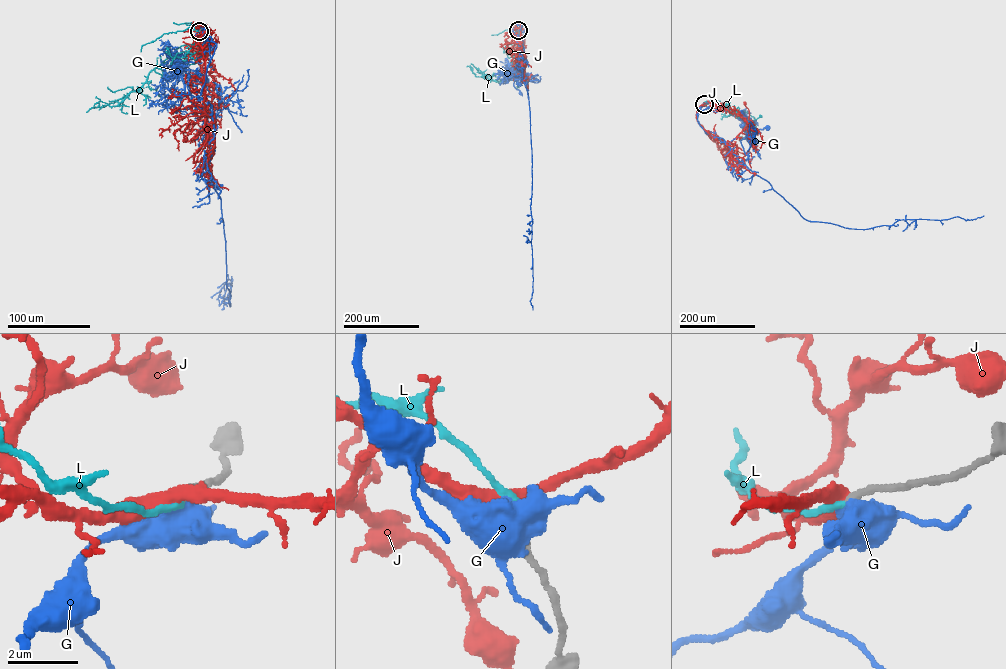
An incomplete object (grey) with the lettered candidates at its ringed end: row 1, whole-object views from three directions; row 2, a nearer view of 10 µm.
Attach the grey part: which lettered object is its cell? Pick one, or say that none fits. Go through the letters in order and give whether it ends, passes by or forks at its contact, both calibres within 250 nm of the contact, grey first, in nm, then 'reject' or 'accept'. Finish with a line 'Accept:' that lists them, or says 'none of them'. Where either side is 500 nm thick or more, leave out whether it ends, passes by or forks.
G: calibres 190 and 800 nm; reject
J: it passes by; calibres 180 and 440 nm; reject
L: it ends; calibres 180 and 180 nm; accept
Accept: L

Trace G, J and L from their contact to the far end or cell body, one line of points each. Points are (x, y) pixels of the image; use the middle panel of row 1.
G: (518, 30), (523, 23), (517, 36), (524, 75), (519, 66), (513, 83), (520, 93)
J: (518, 30), (520, 22), (521, 63), (516, 75), (520, 71)
L: (518, 30), (516, 32), (521, 38), (518, 61), (500, 81), (513, 80), (518, 86)

